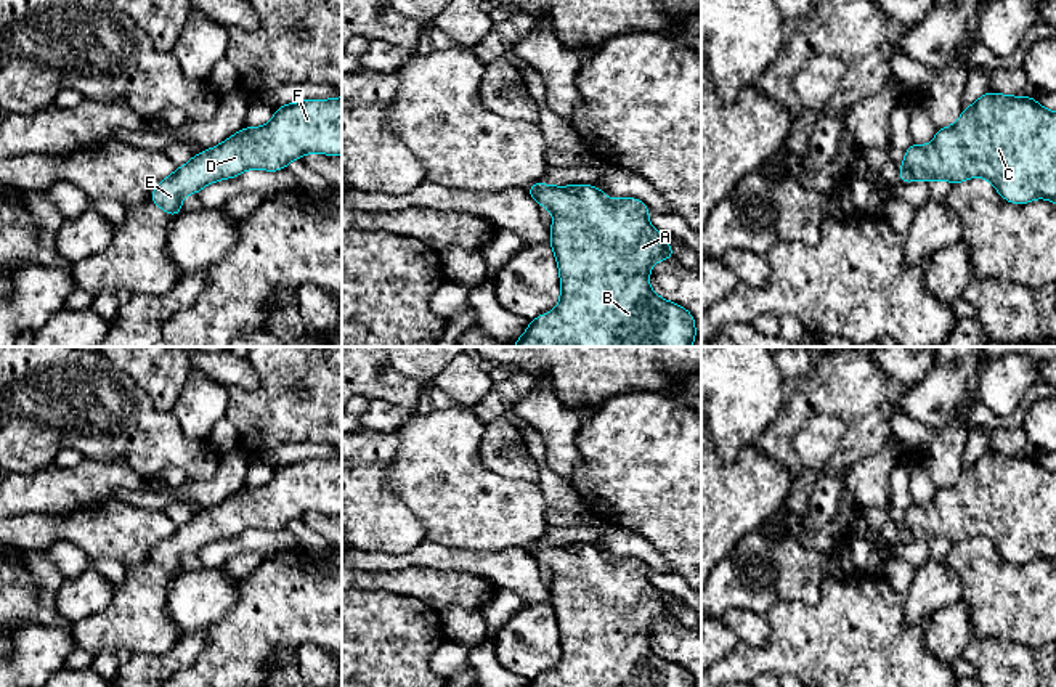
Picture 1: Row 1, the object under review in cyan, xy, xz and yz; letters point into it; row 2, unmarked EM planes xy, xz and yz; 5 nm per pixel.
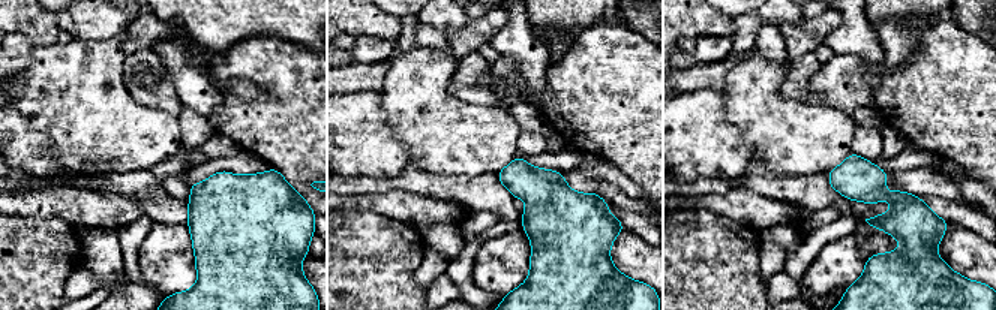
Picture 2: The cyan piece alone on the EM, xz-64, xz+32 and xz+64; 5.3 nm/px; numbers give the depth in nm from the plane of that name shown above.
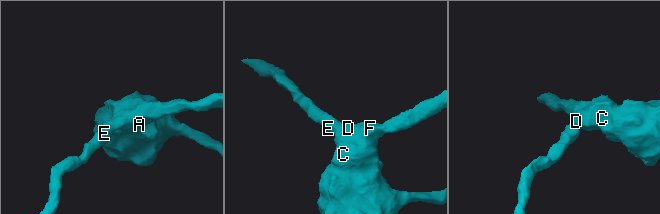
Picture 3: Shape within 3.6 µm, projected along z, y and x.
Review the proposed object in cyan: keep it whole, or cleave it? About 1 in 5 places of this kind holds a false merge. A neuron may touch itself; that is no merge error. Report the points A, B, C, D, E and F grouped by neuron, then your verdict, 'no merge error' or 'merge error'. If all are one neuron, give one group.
A B C D E F | no merge error

